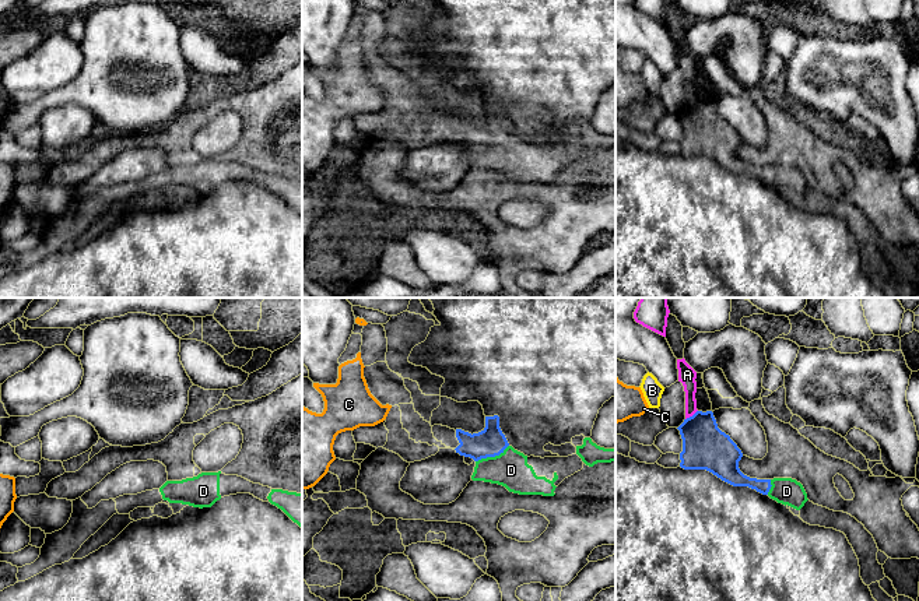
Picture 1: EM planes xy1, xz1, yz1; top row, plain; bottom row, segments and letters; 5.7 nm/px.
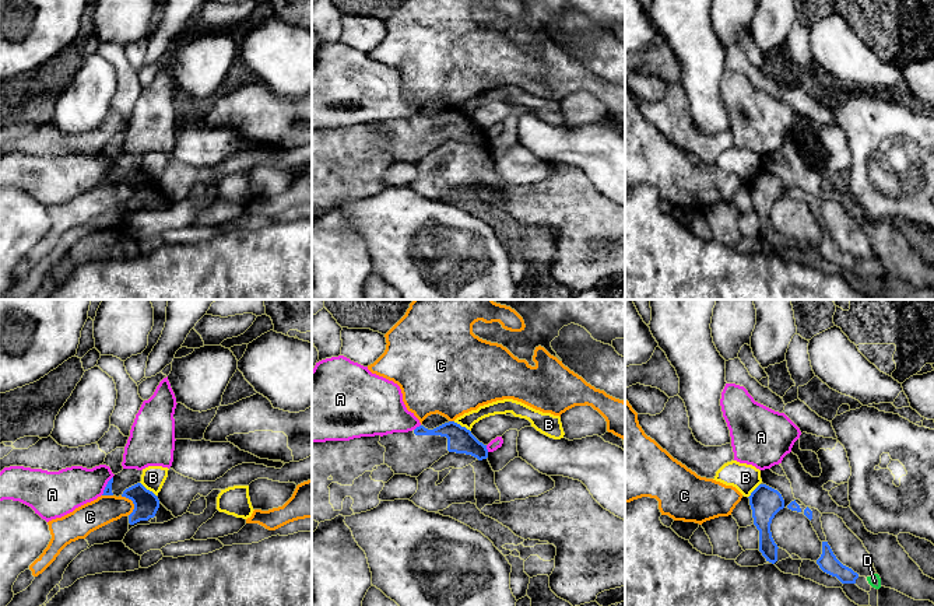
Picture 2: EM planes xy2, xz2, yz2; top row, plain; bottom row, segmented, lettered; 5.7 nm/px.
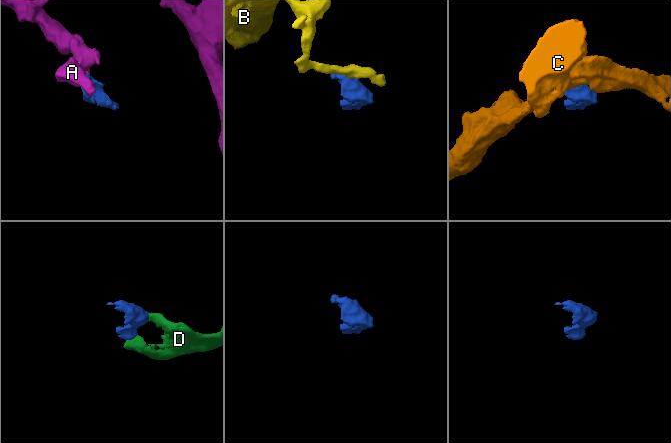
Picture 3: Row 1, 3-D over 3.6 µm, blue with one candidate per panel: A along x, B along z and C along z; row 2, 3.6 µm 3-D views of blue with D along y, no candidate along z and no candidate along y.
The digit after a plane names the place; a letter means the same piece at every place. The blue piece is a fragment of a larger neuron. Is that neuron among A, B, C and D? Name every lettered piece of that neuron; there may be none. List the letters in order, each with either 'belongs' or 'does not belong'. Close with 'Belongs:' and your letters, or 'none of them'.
A: does not belong
B: does not belong
C: does not belong
D: belongs
Belongs: D

